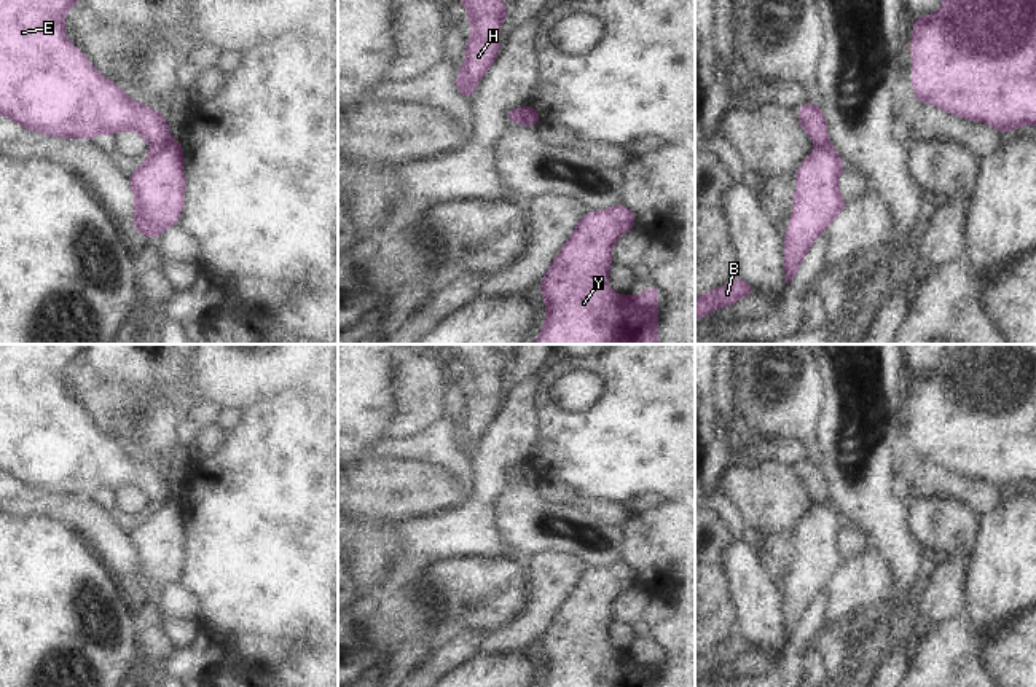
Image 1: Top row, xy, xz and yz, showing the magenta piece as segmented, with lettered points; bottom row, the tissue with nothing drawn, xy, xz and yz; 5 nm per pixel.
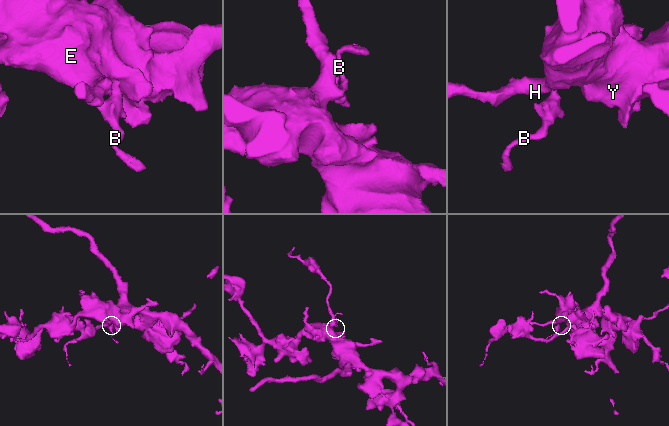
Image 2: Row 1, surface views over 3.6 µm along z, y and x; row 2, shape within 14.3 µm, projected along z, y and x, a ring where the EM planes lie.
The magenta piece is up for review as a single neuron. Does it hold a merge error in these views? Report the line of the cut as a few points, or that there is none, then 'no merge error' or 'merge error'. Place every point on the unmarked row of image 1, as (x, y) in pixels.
cut in xy along (169, 496), (153, 507); merge error

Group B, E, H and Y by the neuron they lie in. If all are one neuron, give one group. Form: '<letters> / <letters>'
B / E H Y

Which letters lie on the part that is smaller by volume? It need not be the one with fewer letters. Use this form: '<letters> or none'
B.

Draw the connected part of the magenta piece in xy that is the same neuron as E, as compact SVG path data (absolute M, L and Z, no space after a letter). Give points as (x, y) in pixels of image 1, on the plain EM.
M0 344L0 472L10 475L16 481L32 489L41 489L43 493L62 496L78 494L86 499L94 493L118 493L120 489L129 486L132 489L140 491L148 499L151 507L159 505L171 497L169 478L155 465L131 457L128 451L120 445L120 442L102 434L96 427L96 424L84 414L83 408L78 403L67 398L64 386L65 370L73 362L80 360L83 346L84 344Z

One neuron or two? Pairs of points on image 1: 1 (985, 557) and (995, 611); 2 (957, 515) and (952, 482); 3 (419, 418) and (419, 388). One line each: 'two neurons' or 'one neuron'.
1: one neuron
2: two neurons
3: one neuron

